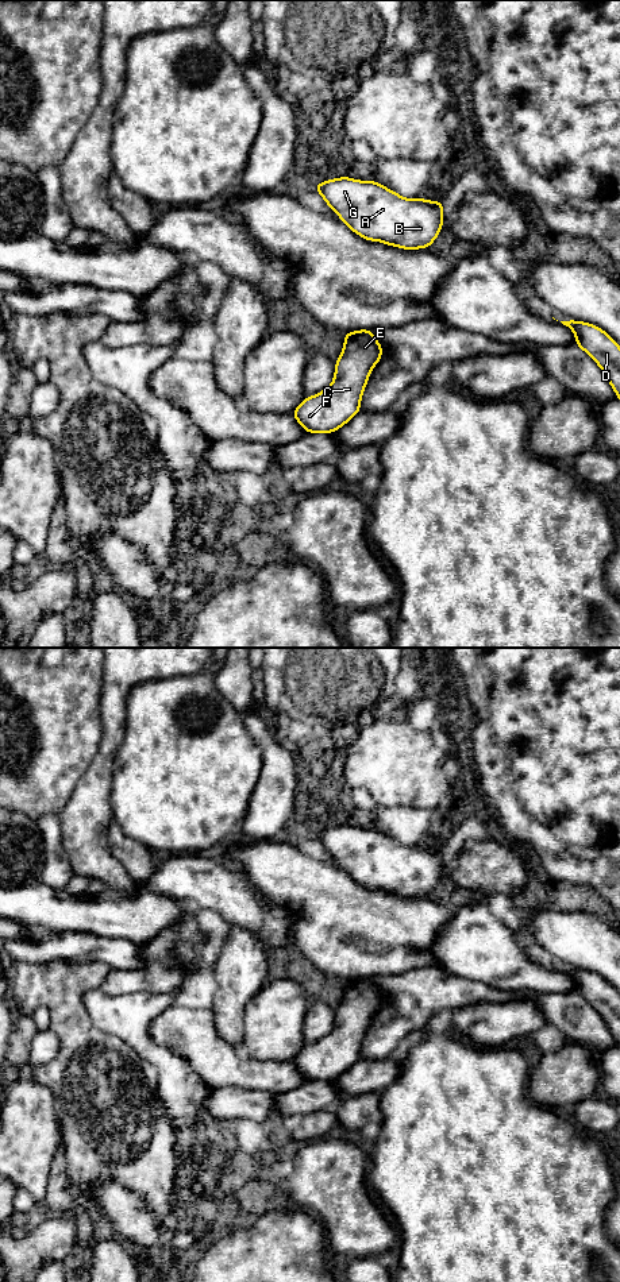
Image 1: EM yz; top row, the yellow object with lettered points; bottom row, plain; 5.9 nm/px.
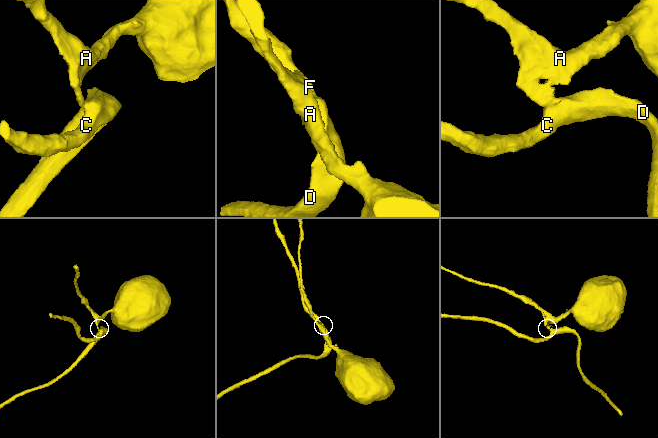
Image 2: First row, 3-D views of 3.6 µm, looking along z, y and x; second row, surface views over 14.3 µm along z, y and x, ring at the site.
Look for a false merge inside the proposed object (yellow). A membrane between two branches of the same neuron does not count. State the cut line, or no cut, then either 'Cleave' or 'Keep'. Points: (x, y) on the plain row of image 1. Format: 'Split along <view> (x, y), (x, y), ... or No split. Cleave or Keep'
Split along yz (361, 977), (345, 985). Cleave

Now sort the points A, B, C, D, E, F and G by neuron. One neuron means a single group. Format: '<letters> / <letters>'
A B G / C D E F

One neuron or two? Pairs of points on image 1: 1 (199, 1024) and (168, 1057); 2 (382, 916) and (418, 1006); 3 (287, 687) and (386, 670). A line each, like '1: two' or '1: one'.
1: two
2: two
3: one

